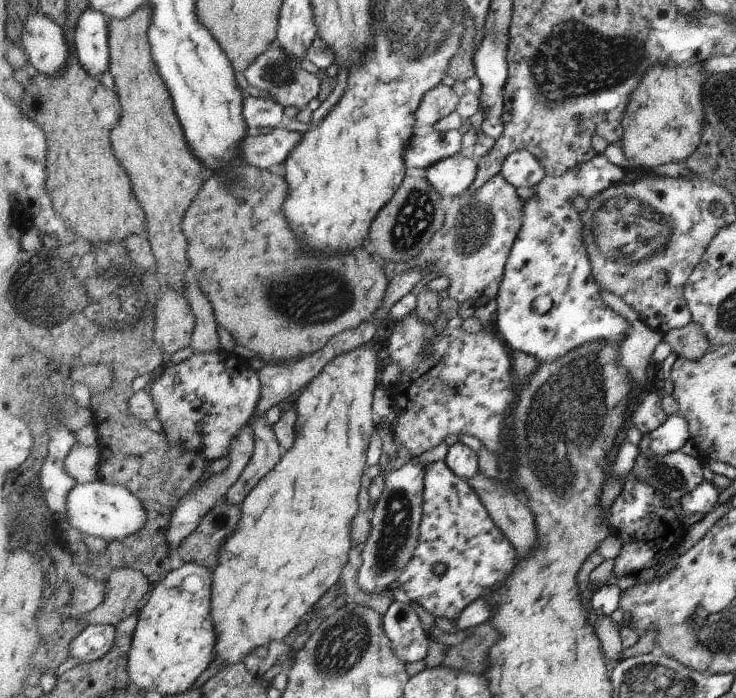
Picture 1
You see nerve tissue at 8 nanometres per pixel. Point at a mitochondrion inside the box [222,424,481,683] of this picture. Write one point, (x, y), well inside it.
(343, 643)

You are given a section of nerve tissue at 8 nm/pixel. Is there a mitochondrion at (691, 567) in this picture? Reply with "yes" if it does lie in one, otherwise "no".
no

